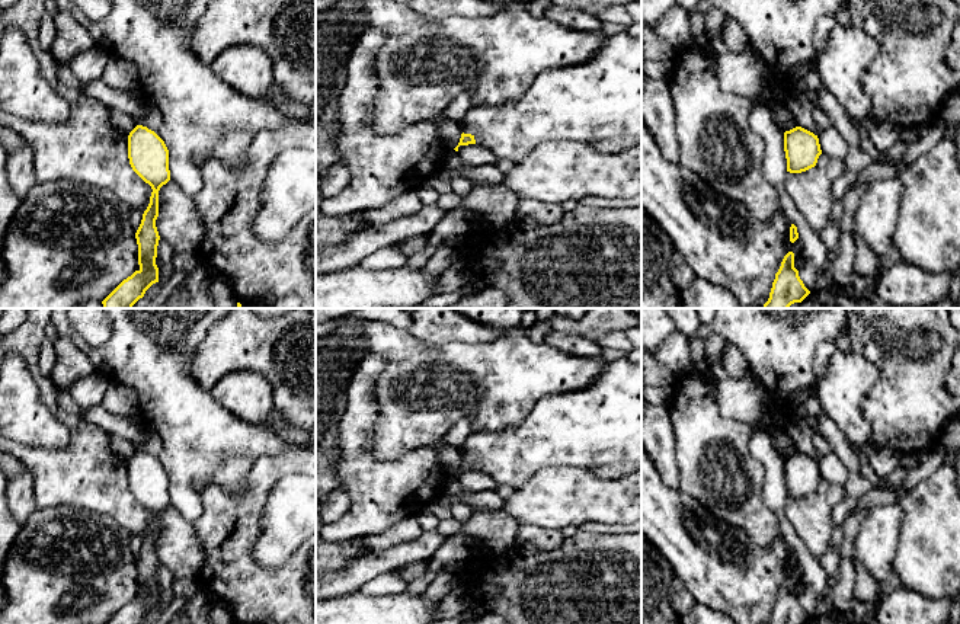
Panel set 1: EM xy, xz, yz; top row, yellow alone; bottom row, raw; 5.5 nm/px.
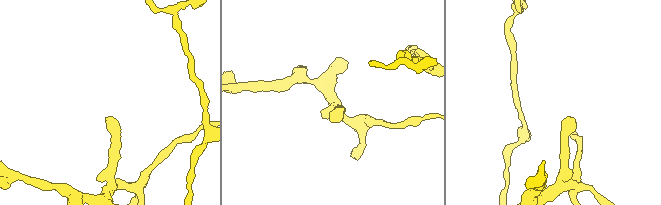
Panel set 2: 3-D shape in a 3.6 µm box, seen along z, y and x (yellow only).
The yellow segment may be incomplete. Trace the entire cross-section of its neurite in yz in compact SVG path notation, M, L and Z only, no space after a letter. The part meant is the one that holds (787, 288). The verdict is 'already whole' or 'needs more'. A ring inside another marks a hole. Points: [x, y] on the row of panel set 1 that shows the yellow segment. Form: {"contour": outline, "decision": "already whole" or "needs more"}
{"contour": "M788 252L775 273L769 298L762 308L788 308L794 303L801 303L809 294L794 268L794 253Z", "decision": "already whole"}

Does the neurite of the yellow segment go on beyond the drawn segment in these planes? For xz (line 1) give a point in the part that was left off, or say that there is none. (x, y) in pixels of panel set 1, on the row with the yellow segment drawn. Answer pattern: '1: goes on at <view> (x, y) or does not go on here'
1: does not go on here

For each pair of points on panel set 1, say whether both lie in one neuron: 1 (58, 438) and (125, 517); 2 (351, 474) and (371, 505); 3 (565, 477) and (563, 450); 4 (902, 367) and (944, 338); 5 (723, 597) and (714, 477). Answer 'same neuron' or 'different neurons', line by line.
1: different neurons
2: same neuron
3: different neurons
4: same neuron
5: different neurons

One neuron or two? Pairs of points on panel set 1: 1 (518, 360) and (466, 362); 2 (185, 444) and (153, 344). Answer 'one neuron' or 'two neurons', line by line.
1: one neuron
2: one neuron

